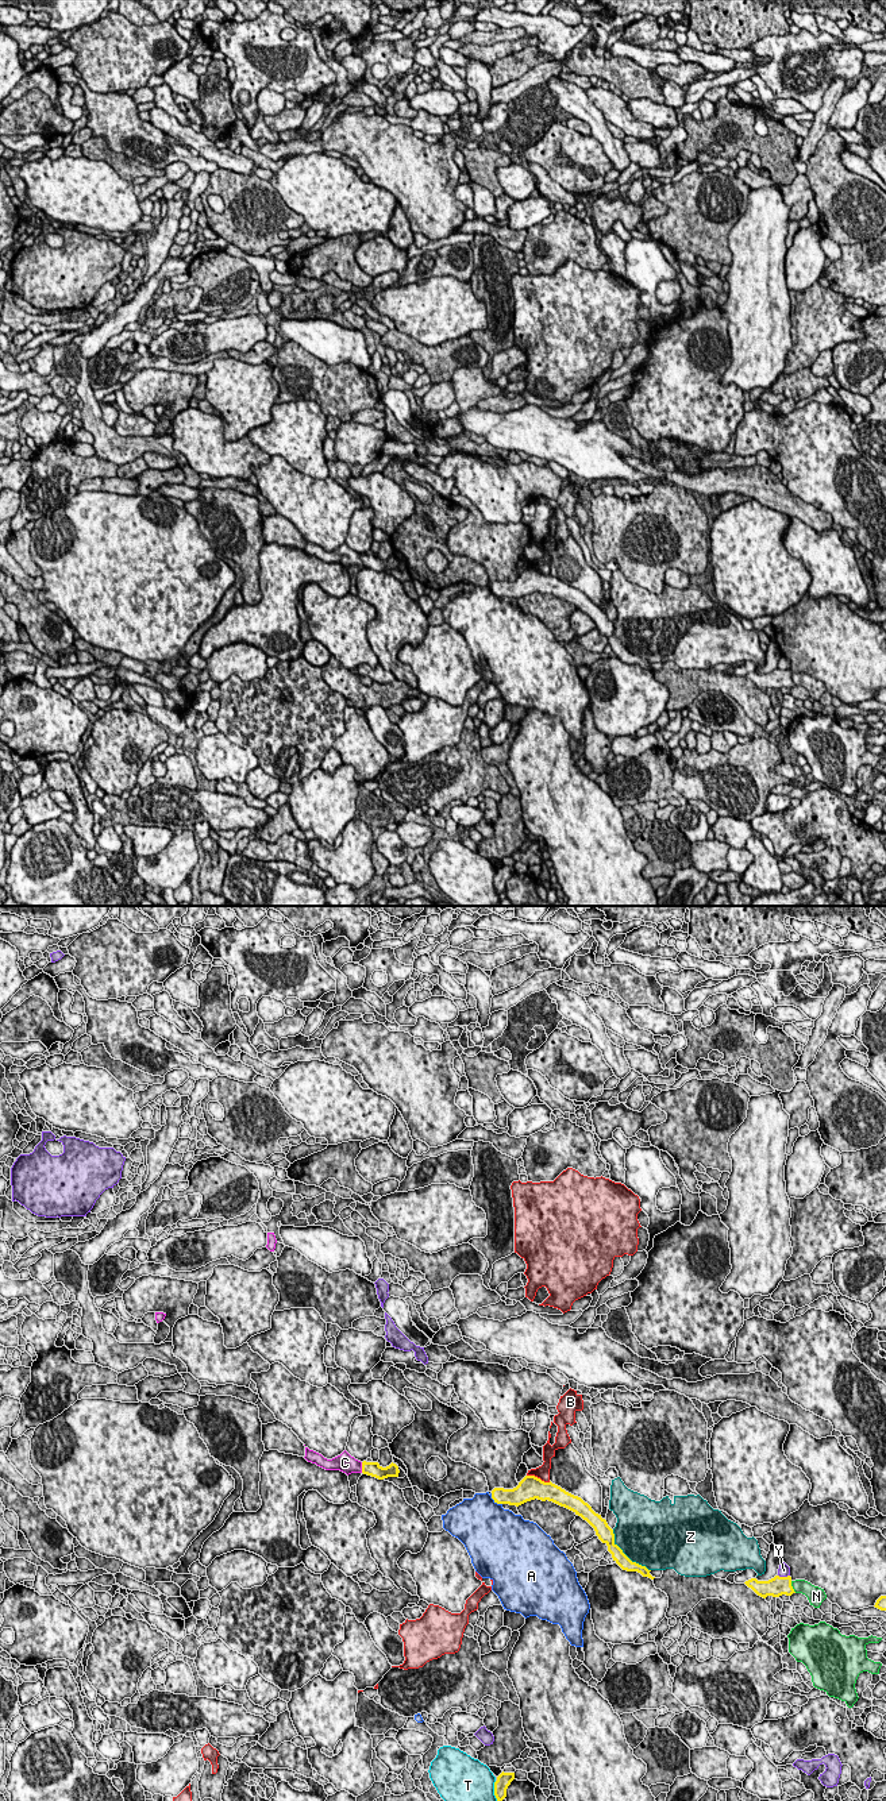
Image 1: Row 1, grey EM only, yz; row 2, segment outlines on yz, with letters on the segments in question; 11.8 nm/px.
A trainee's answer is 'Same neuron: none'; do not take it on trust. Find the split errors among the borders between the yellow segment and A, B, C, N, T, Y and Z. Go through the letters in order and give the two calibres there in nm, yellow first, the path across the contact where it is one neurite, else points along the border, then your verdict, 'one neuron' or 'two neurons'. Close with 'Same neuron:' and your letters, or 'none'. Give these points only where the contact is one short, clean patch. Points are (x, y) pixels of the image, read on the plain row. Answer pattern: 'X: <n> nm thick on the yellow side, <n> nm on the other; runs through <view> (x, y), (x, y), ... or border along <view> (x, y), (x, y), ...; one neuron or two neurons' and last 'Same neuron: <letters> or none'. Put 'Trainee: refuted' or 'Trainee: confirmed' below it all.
A: 200 nm thick on the yellow side, 480 nm on the other; two neurons
B: 280 nm thick on the yellow side, 160 nm on the other; two neurons
C: 170 nm thick on the yellow side, 220 nm on the other; runs through yz (373, 562), (362, 560), (345, 555); one neuron
N: 240 nm thick on the yellow side, 170 nm on the other; two neurons
T: 170 nm thick on the yellow side, 480 nm on the other; two neurons
Y: 240 nm thick on the yellow side, 140 nm on the other; two neurons
Z: 160 nm thick on the yellow side, 500 nm on the other; two neurons
Same neuron: C
Trainee: refuted

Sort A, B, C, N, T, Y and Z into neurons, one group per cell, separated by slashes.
A / B / C / N / T / Y / Z

